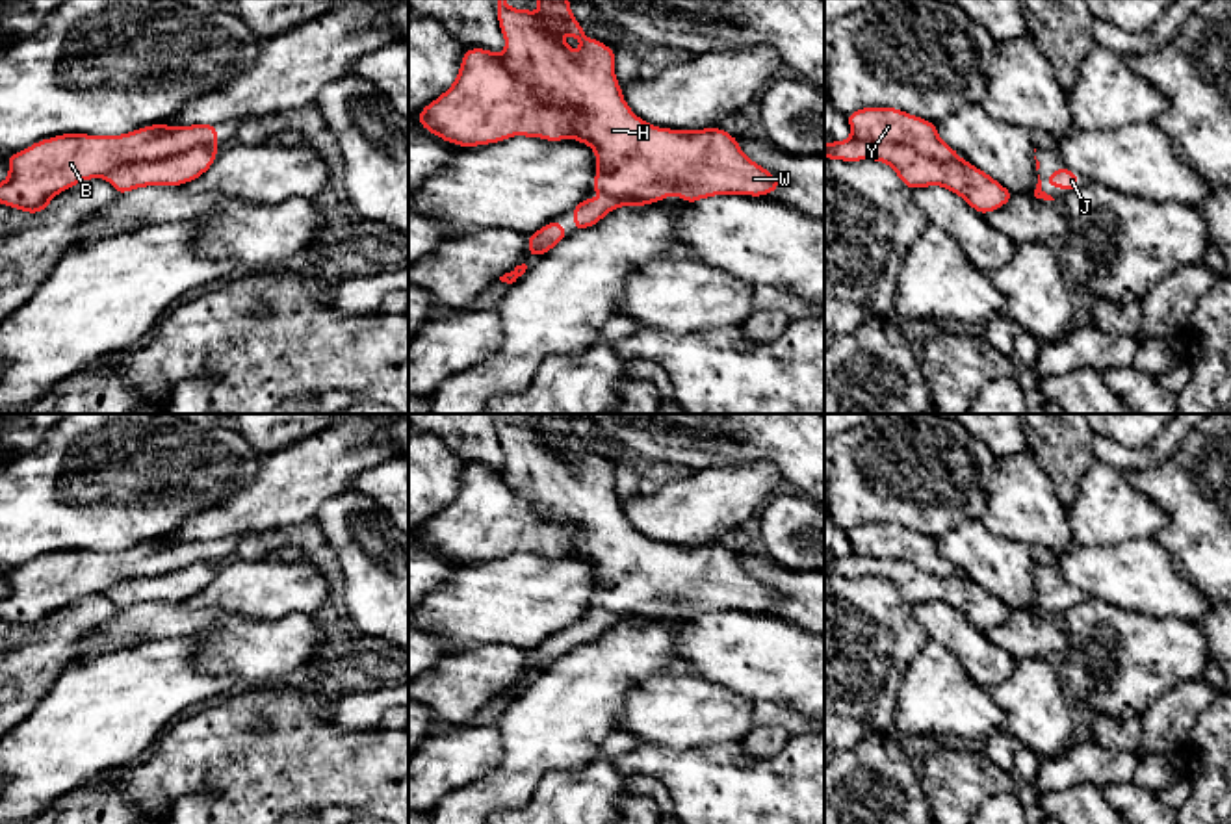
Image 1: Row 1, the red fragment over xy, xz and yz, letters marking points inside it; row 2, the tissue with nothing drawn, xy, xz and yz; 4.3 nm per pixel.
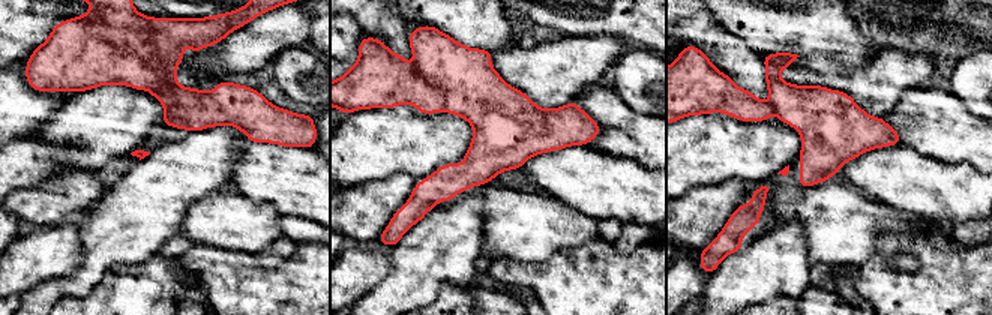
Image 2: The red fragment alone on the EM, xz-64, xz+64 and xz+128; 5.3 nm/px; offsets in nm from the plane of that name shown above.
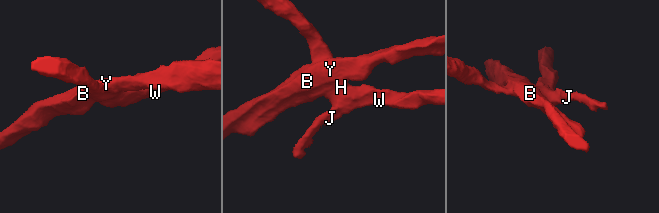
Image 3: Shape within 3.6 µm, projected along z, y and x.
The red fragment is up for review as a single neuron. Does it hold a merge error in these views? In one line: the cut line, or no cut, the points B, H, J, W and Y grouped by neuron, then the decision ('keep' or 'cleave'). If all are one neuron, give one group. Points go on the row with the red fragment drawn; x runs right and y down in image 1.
cut in xz along (502, 54), (526, 91), (574, 112), (569, 136); B Y / H J W; cleave

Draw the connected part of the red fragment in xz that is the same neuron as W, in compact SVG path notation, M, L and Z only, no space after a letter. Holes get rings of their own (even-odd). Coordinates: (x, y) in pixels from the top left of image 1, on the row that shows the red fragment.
M498 0L498 22L505 37L503 59L520 78L522 91L537 95L553 106L576 111L570 139L589 145L596 152L596 176L592 191L609 200L583 199L574 206L574 230L594 226L620 206L641 208L661 202L665 197L681 197L693 204L715 195L763 197L782 186L765 167L754 163L737 143L735 135L719 126L704 130L670 130L639 119L626 104L615 76L616 54L602 41L589 39L579 20L572 15L568 0L537 0L538 9L514 9ZM553 30L581 41L576 54Z

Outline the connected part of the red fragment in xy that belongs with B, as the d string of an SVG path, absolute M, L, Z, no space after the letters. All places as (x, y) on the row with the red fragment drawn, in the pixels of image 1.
M163 122L121 135L61 134L7 156L9 176L0 182L0 204L41 213L61 191L102 178L136 161L154 161L193 147L217 150L215 124Z

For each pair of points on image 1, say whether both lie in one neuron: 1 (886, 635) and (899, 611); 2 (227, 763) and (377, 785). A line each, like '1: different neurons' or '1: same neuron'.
1: same neuron
2: same neuron

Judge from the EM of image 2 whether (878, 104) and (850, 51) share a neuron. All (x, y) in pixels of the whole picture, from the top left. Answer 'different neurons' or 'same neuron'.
different neurons

